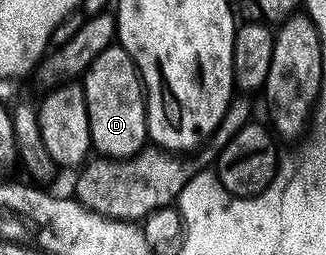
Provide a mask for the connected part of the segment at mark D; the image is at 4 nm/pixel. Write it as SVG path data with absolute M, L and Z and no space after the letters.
M106 47L89 64L81 76L89 113L91 146L100 156L109 159L127 159L135 155L148 142L147 104L139 78L139 70L123 47Z

